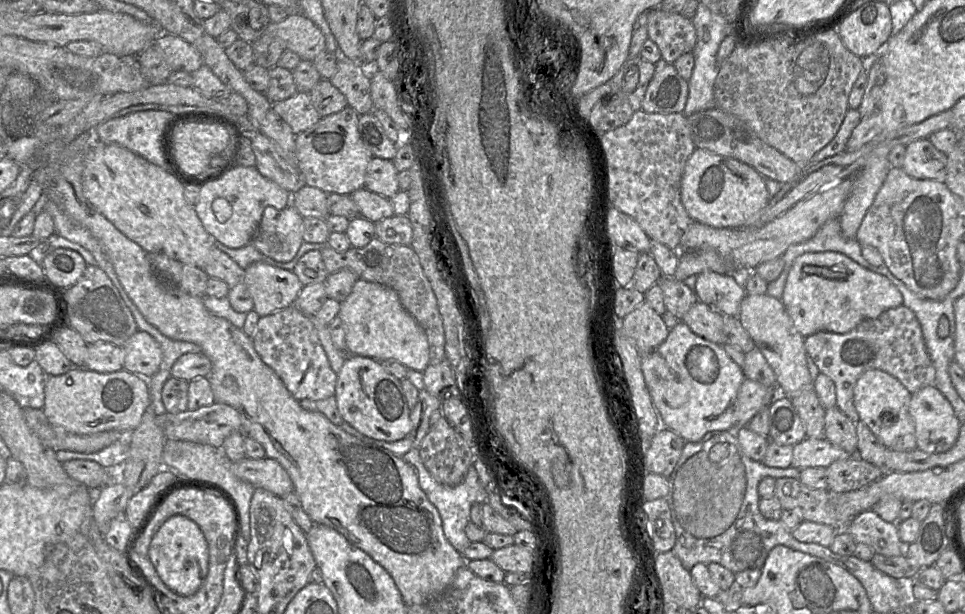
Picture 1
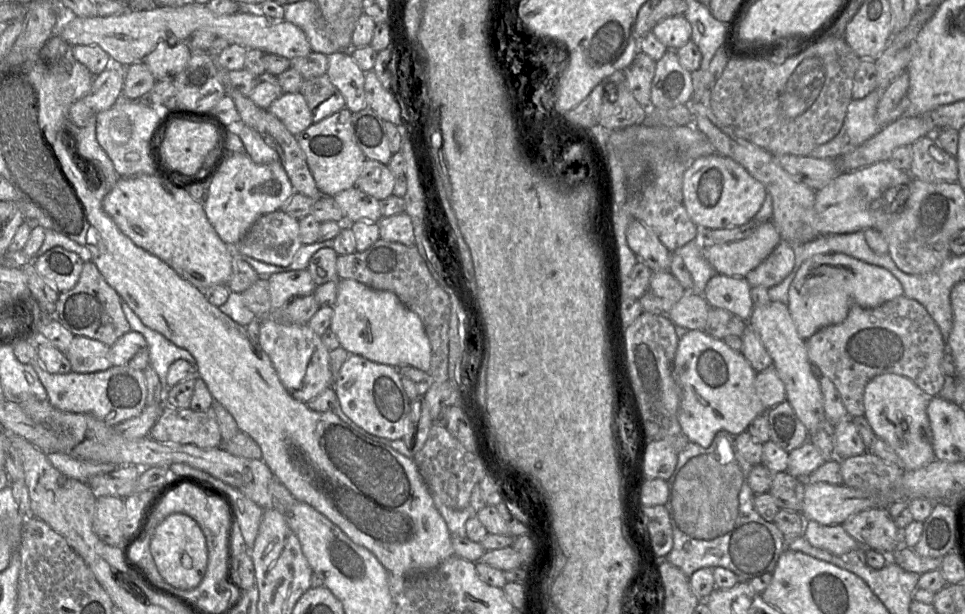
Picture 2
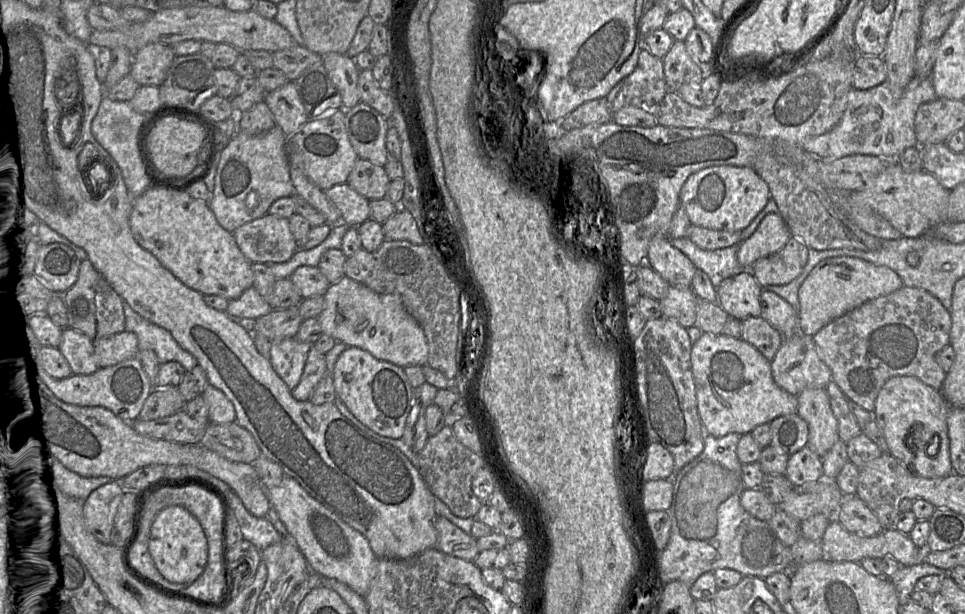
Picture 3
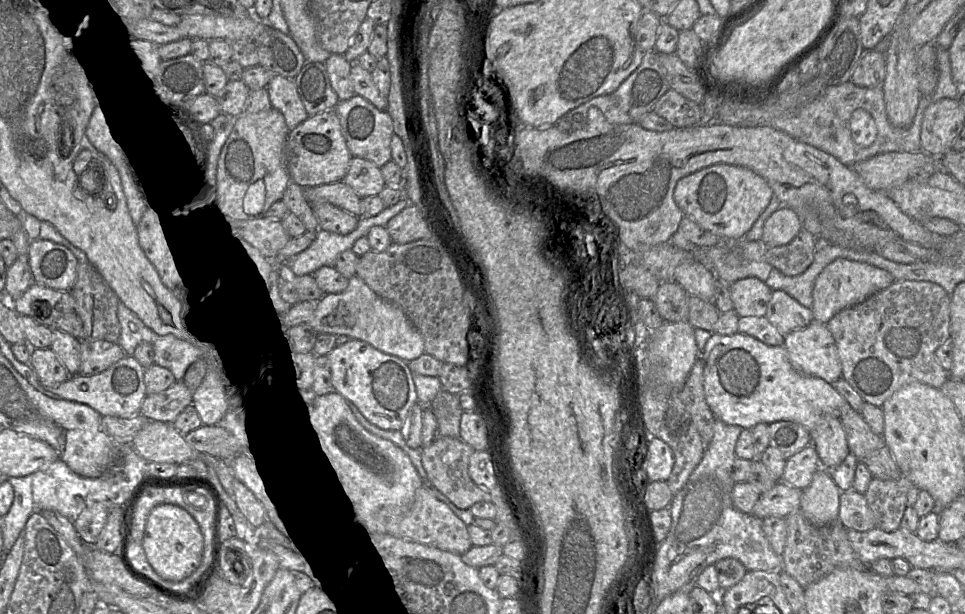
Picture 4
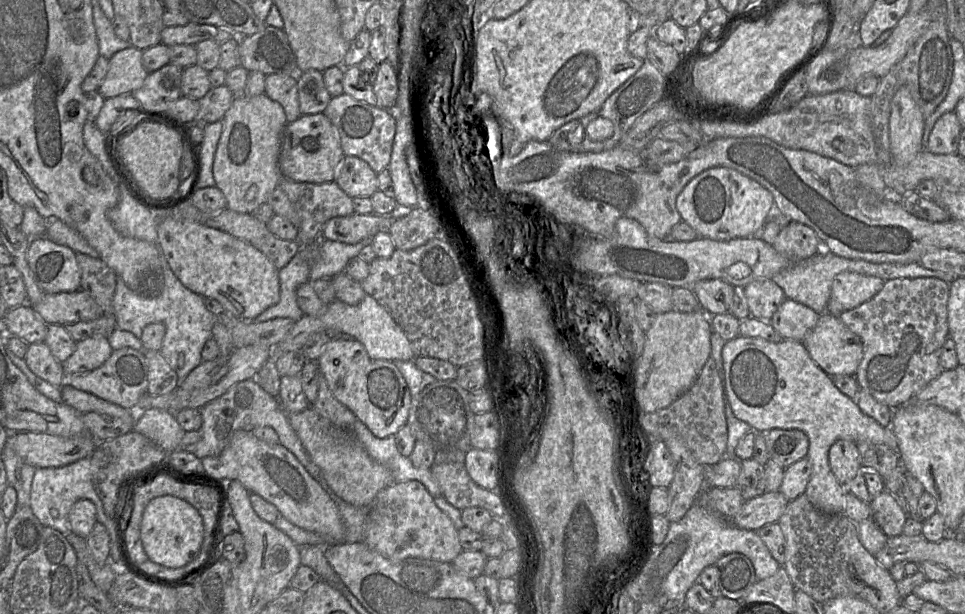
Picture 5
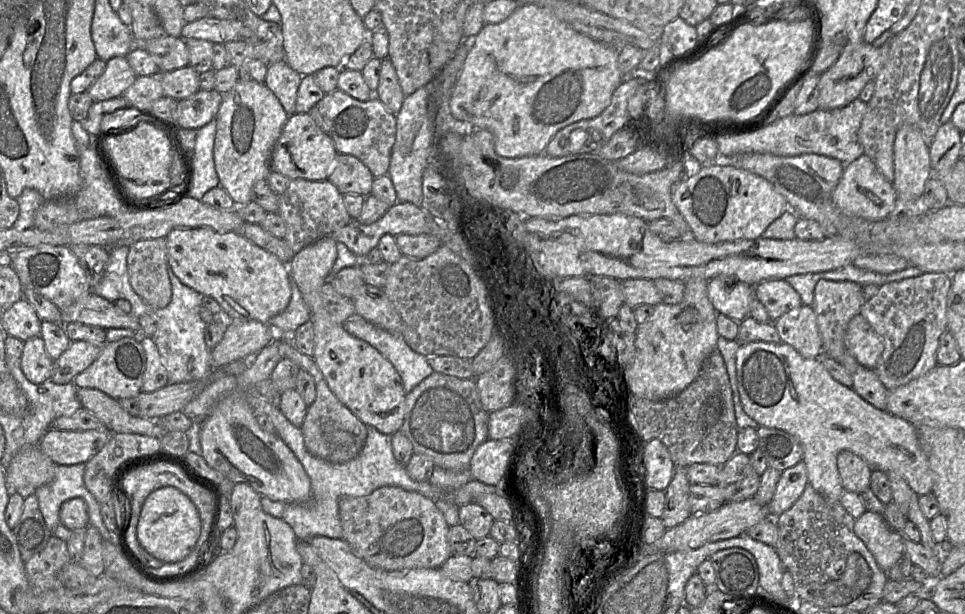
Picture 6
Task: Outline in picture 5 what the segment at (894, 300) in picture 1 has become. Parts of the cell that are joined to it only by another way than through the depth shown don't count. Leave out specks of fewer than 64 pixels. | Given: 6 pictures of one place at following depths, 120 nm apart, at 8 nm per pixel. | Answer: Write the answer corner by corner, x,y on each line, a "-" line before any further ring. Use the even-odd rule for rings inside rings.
841,272
835,276
827,305
827,313
839,316
874,297
884,286
881,278
855,272

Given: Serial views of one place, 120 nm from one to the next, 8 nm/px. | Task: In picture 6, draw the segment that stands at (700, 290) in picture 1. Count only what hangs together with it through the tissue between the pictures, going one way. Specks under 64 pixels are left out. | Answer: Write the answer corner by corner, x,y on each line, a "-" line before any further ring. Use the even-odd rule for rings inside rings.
785,279
765,280
754,287
754,297
765,307
771,323
802,305
799,293

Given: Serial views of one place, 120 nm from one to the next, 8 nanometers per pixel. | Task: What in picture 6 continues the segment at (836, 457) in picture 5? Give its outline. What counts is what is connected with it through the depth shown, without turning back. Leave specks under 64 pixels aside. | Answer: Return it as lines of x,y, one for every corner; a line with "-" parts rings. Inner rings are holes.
849,450
840,451
837,467
845,491
860,494
870,488
873,469
858,455

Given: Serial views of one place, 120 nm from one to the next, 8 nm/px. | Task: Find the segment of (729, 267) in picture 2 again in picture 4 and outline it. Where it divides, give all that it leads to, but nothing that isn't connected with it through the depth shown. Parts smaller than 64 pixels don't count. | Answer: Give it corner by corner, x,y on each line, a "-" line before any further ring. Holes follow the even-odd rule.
782,206
765,221
761,241
771,247
786,245
801,228
797,214
791,208

